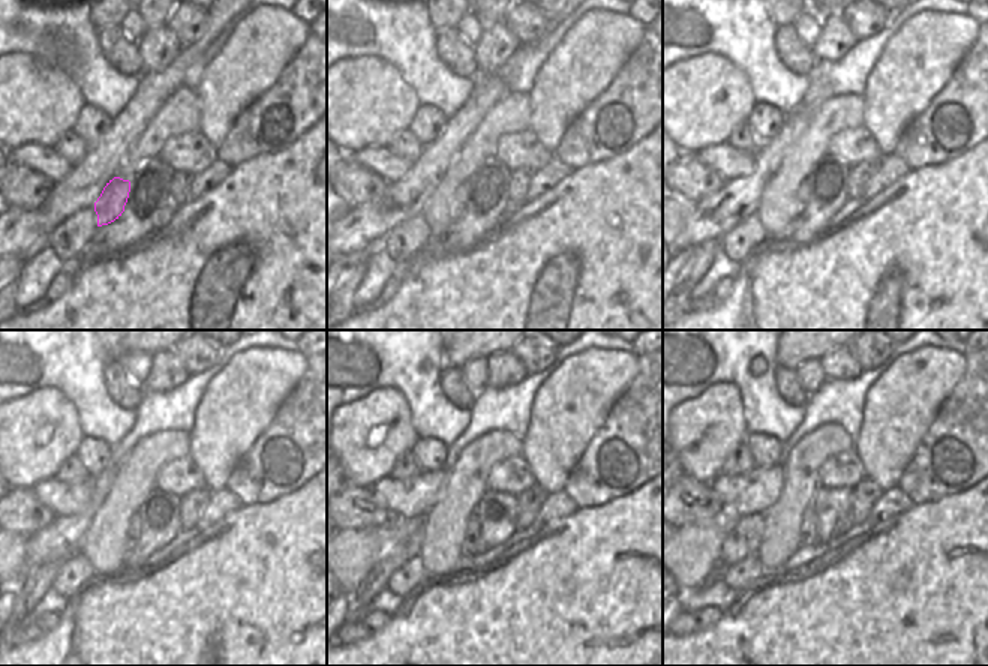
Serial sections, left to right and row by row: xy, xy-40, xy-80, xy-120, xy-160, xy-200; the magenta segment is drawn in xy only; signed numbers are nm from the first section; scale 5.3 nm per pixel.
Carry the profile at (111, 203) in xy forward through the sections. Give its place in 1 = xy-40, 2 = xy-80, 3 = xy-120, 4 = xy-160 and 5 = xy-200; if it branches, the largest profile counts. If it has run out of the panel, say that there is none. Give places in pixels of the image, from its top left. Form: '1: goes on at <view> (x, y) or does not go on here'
1: goes on at xy-40 (461, 195)
2: goes on at xy-80 (802, 192)
3: goes on at xy-120 (134, 527)
4: goes on at xy-160 (471, 545)
5: goes on at xy-200 (808, 531)

